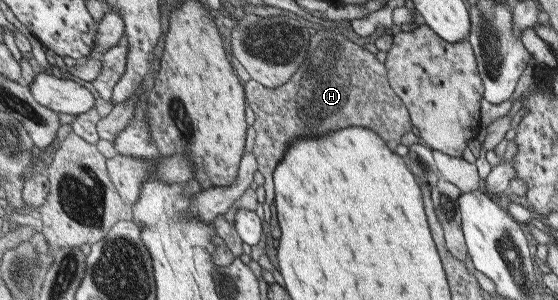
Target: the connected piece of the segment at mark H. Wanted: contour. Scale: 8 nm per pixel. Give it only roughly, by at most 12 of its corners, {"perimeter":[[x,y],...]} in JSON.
{"perimeter":[[324,27],[289,80],[249,79],[263,175],[287,147],[351,126],[391,148],[411,130],[373,52]]}

